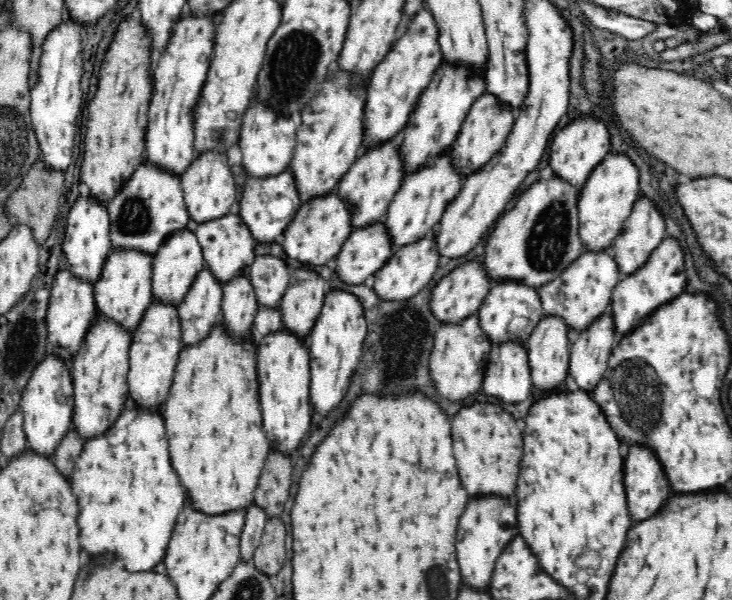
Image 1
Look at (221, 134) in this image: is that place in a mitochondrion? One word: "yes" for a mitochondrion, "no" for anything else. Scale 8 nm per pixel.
yes

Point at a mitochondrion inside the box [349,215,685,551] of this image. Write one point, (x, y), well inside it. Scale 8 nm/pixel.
(635, 383)

